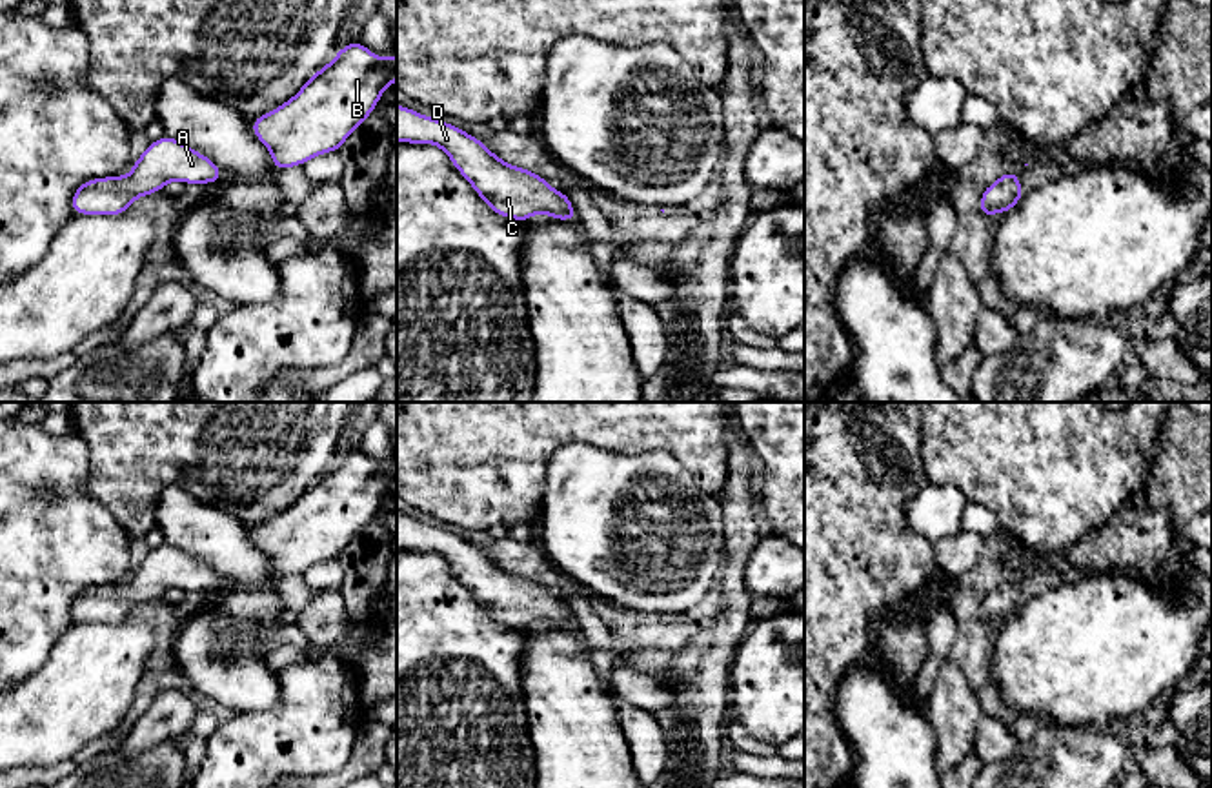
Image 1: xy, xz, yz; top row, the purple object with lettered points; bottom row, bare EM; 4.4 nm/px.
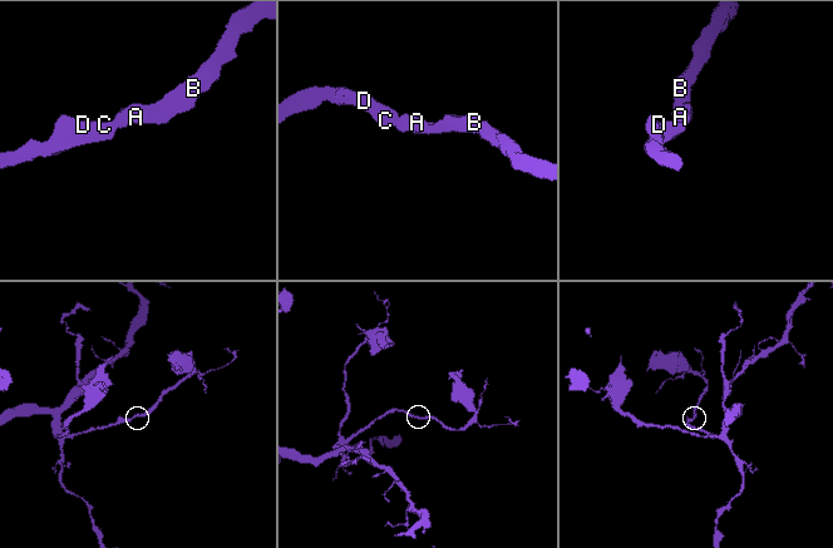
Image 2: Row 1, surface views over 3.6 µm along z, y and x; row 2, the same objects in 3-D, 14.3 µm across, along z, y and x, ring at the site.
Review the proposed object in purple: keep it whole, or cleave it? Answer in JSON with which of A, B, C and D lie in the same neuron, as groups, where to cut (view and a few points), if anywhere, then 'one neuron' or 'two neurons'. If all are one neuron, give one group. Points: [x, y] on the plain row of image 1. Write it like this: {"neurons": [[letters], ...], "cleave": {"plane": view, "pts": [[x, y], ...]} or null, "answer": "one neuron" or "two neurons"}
{"neurons": [["A", "B", "C", "D"]], "cleave": null, "answer": "one neuron"}

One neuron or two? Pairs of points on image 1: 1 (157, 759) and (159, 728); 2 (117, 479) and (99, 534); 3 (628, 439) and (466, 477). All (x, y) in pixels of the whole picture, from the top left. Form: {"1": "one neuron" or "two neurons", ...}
{"1": "two neurons", "2": "two neurons", "3": "one neuron"}

